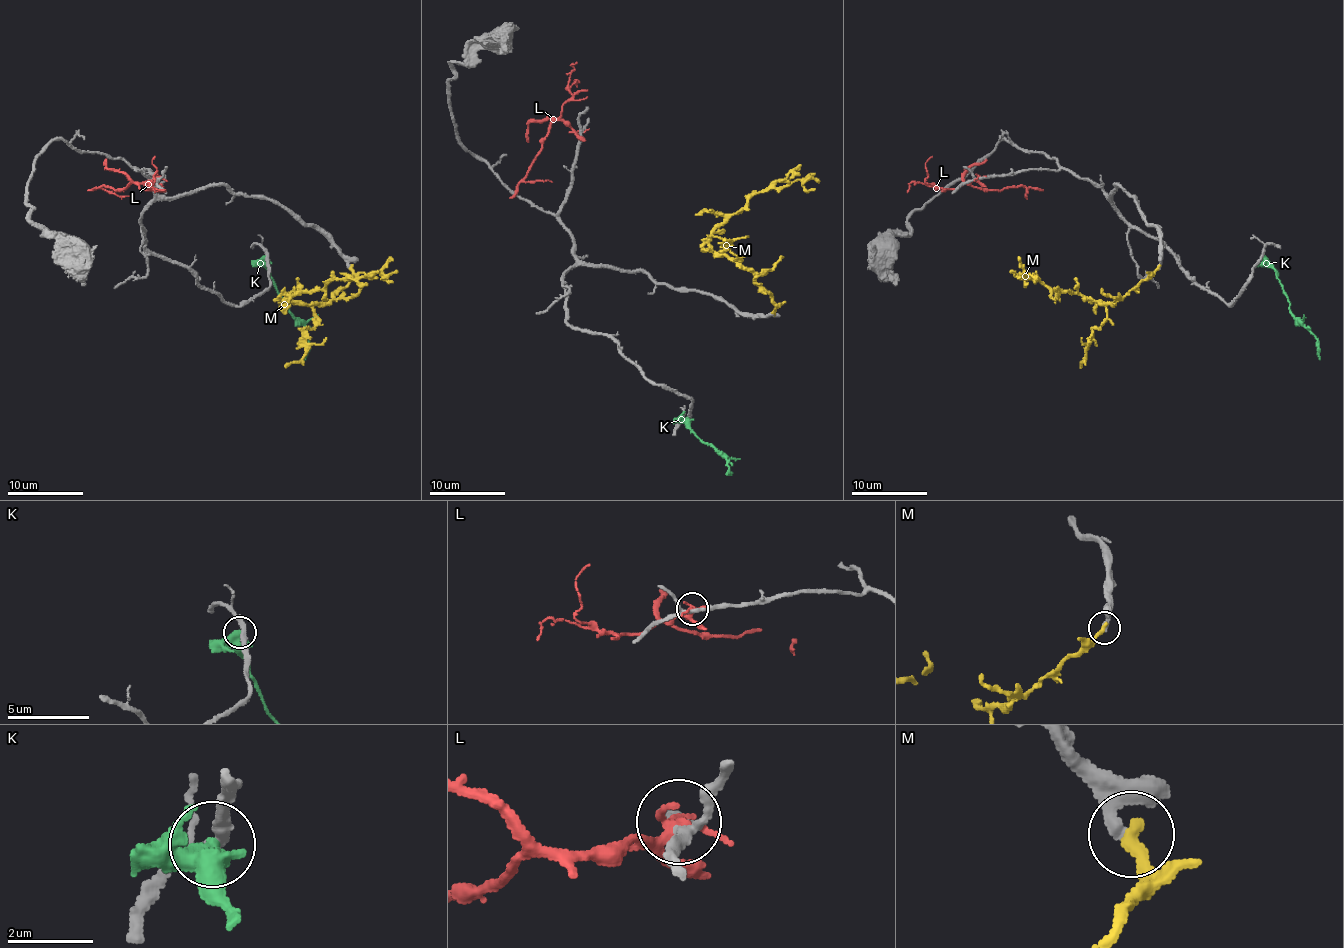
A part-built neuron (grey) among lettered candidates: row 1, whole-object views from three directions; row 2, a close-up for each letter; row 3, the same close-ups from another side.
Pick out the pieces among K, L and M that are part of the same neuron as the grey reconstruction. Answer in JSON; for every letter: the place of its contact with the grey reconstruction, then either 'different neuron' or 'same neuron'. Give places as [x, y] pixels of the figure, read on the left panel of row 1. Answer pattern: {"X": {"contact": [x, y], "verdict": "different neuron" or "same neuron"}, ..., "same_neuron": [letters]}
{"K": {"contact": [266, 257], "verdict": "different neuron"}, "L": {"contact": [157, 177], "verdict": "different neuron"}, "M": {"contact": [351, 267], "verdict": "different neuron"}, "same_neuron": []}

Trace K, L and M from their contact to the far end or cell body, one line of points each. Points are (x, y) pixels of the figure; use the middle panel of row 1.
K: (687, 417), (693, 431), (712, 446), (729, 467), (729, 472), (725, 474)
L: (579, 135), (556, 119), (524, 180), (552, 182)
M: (772, 313), (772, 298), (750, 271), (717, 254), (710, 237), (755, 193), (784, 188), (795, 180), (820, 180)

